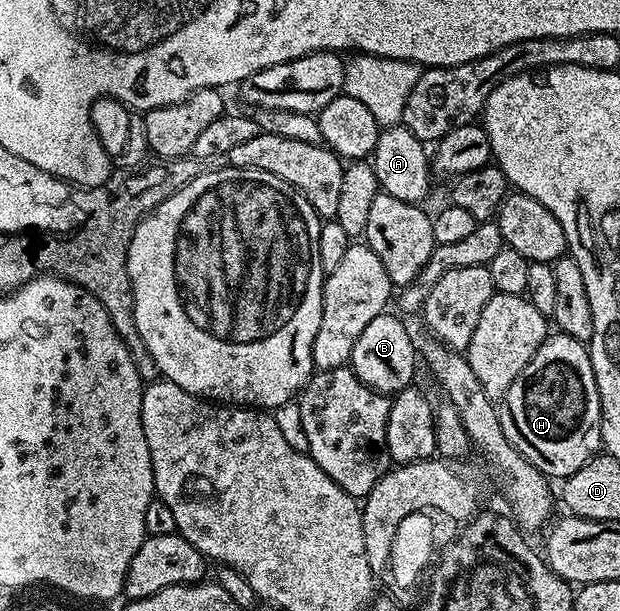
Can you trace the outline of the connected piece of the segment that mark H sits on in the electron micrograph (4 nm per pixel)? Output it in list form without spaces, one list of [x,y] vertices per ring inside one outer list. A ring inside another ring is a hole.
[[[561,333],[547,334],[545,341],[540,345],[540,349],[536,349],[536,353],[532,357],[532,361],[528,361],[528,365],[524,365],[524,369],[520,373],[520,377],[516,377],[516,381],[512,381],[512,385],[508,389],[508,393],[500,400],[500,414],[502,417],[502,428],[504,429],[504,437],[508,437],[508,441],[514,448],[524,456],[536,469],[540,469],[542,474],[554,481],[565,481],[572,473],[576,473],[595,455],[603,450],[602,446],[602,402],[600,401],[600,393],[596,385],[596,373],[592,369],[592,361],[590,360],[590,352],[587,344],[576,341],[572,337]]]

